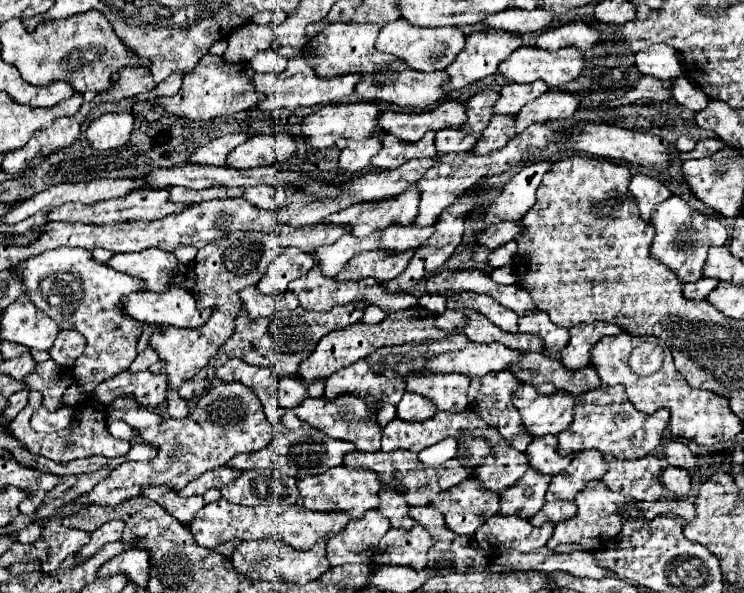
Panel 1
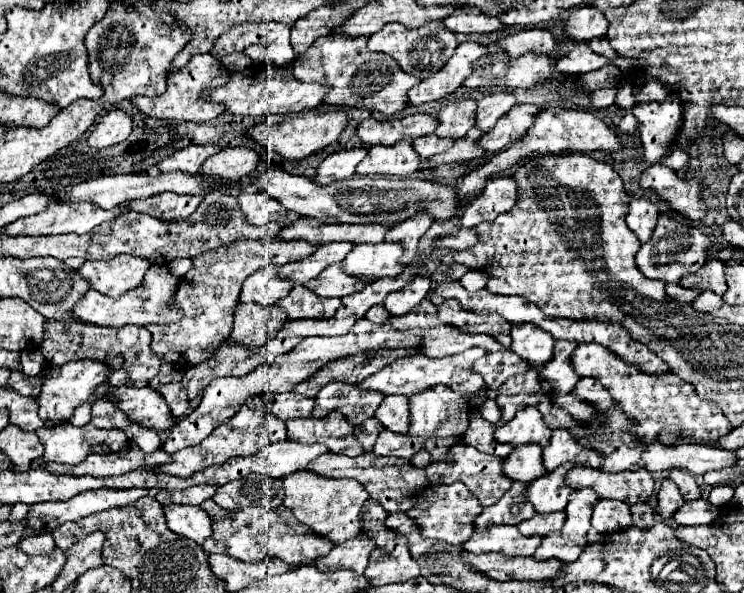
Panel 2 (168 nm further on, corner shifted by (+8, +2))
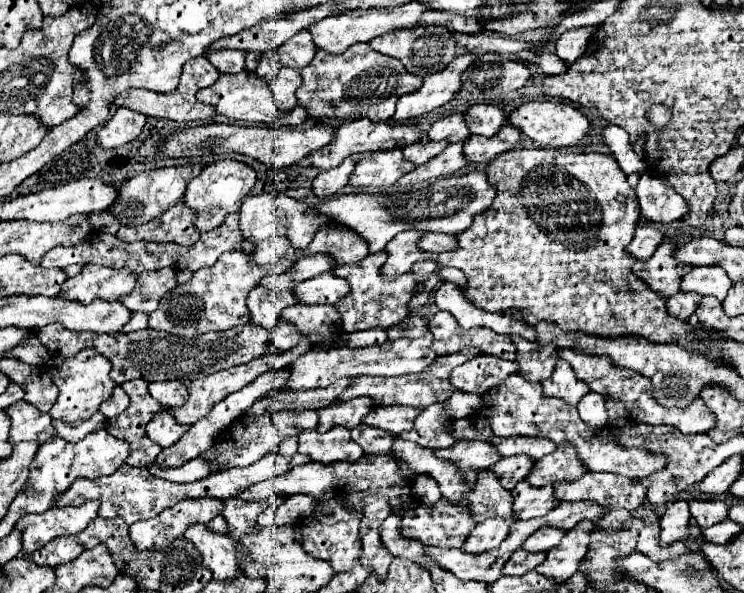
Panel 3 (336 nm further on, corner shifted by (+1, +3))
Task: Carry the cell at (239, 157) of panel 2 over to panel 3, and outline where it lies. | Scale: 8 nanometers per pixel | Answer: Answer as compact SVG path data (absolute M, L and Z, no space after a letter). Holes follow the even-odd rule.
M224 159L224 161L216 161L216 163L206 165L202 169L202 173L188 183L186 193L184 193L184 203L196 213L196 217L194 217L196 229L200 233L208 233L208 231L220 227L226 221L226 215L238 213L242 199L250 193L254 183L256 183L254 169L242 161Z

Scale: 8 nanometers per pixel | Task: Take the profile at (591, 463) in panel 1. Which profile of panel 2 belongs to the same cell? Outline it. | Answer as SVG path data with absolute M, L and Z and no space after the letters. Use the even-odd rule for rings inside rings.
M559 466L557 470L533 480L527 490L529 502L535 506L537 512L557 512L565 510L569 496L573 492L573 486L565 486L565 474L569 470L565 466Z

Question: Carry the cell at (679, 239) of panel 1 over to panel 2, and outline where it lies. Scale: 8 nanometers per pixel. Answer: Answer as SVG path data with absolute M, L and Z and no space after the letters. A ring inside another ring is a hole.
M659 214L651 240L639 248L635 256L635 264L651 280L663 280L667 284L677 284L685 274L697 272L705 264L711 246L713 246L711 238L697 226L679 222L671 218L669 214Z

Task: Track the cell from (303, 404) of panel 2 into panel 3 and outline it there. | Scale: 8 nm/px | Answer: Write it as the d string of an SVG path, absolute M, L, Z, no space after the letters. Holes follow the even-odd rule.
M280 411L272 415L274 427L280 437L298 437L306 429L316 429L318 425L318 413L316 411Z

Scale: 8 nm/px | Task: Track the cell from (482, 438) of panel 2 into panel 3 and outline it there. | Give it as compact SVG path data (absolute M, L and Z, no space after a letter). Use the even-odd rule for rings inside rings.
M456 441L456 445L438 451L438 457L452 461L452 465L458 465L464 481L472 483L480 471L488 469L500 459L500 453L488 441Z

